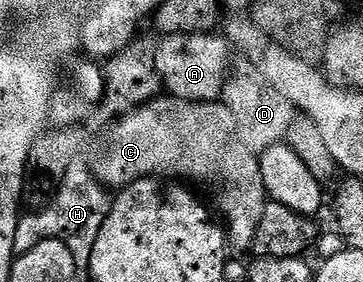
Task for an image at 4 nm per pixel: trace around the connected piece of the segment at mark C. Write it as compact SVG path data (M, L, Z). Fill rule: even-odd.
M162 94L115 120L102 140L102 153L92 160L92 171L100 183L110 190L151 178L207 184L222 211L229 247L253 249L268 203L262 162L259 153L248 150L244 138L240 138L240 126L236 126L236 118L232 118L226 104L218 100L192 102Z

